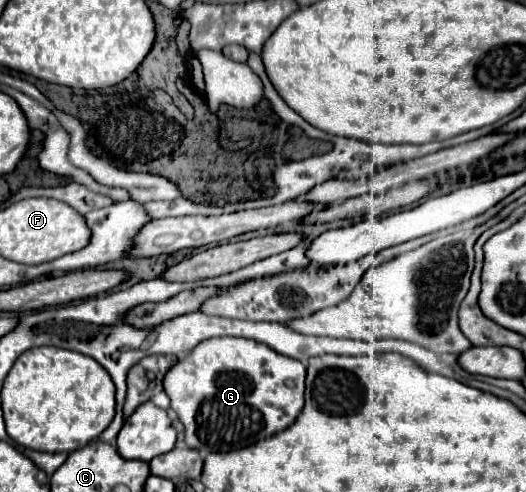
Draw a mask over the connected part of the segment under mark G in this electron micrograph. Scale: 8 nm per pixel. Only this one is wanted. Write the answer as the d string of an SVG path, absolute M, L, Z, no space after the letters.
M243 337L201 341L165 375L171 409L185 425L185 443L201 453L243 449L287 429L303 411L305 365Z

